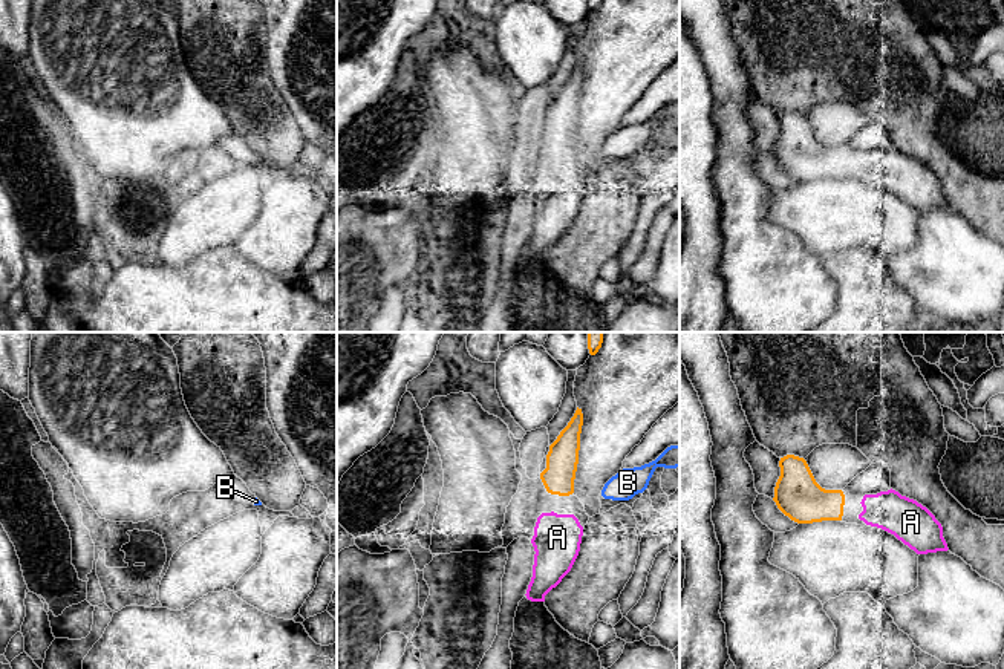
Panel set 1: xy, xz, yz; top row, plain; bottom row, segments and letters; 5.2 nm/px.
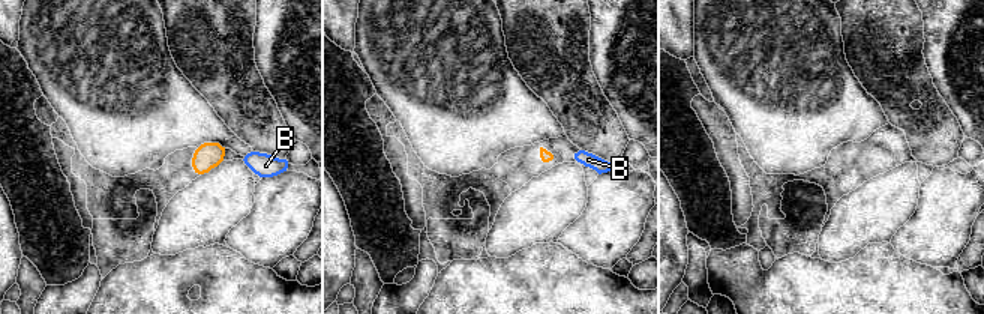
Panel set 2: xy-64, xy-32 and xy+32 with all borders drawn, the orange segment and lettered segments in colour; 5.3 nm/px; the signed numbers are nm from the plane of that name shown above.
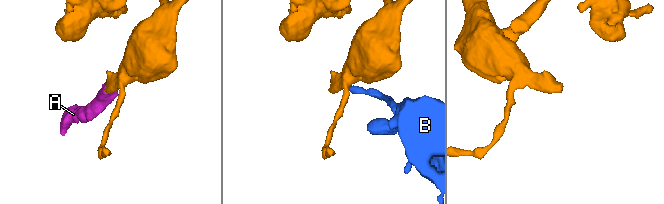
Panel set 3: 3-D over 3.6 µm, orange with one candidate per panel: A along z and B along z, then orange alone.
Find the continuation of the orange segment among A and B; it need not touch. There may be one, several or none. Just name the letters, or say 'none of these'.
A

